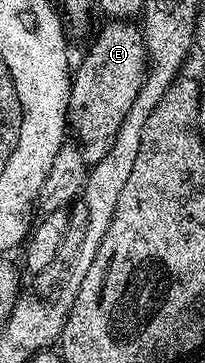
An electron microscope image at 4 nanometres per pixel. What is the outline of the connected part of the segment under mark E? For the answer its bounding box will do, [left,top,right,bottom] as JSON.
[68,19,148,166]

